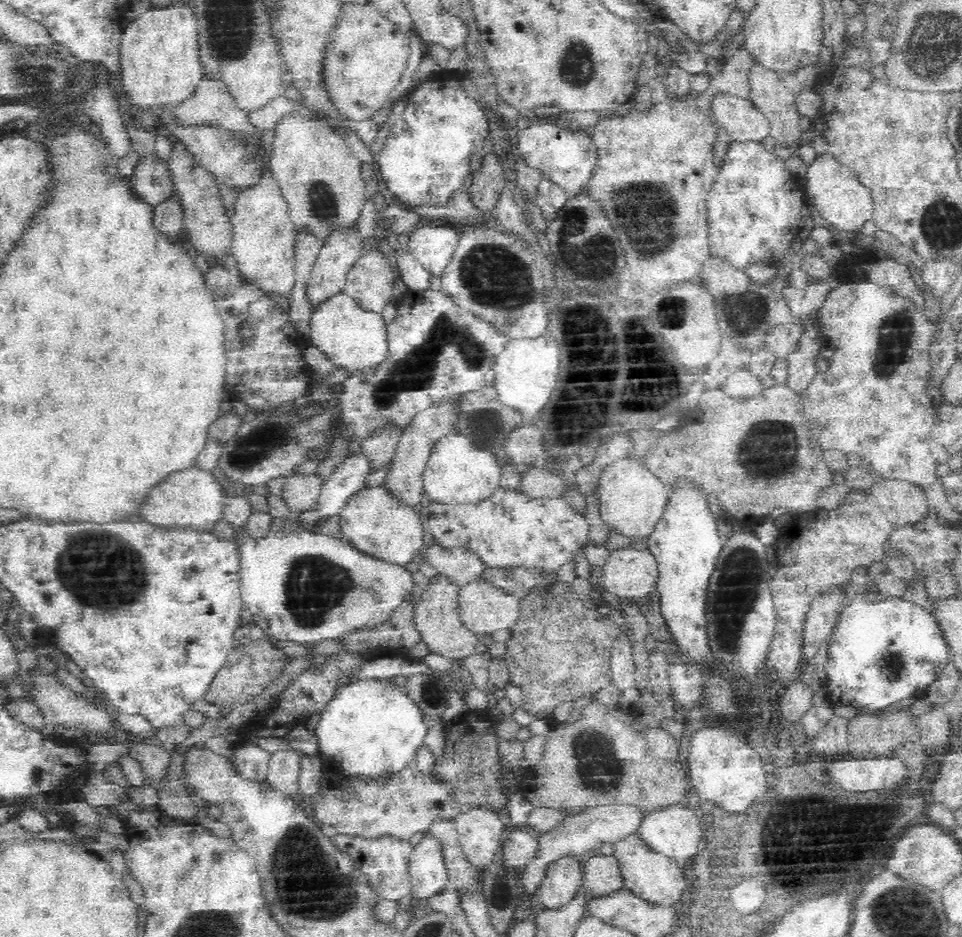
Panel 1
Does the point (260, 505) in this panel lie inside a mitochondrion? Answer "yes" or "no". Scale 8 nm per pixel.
no

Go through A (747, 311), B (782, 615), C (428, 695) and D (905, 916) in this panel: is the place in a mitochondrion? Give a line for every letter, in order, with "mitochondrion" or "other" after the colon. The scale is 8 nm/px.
A: mitochondrion
B: other
C: mitochondrion
D: mitochondrion

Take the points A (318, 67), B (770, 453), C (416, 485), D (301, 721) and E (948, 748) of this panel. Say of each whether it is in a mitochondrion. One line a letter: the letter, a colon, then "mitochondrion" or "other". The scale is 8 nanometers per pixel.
A: other
B: mitochondrion
C: other
D: other
E: other

